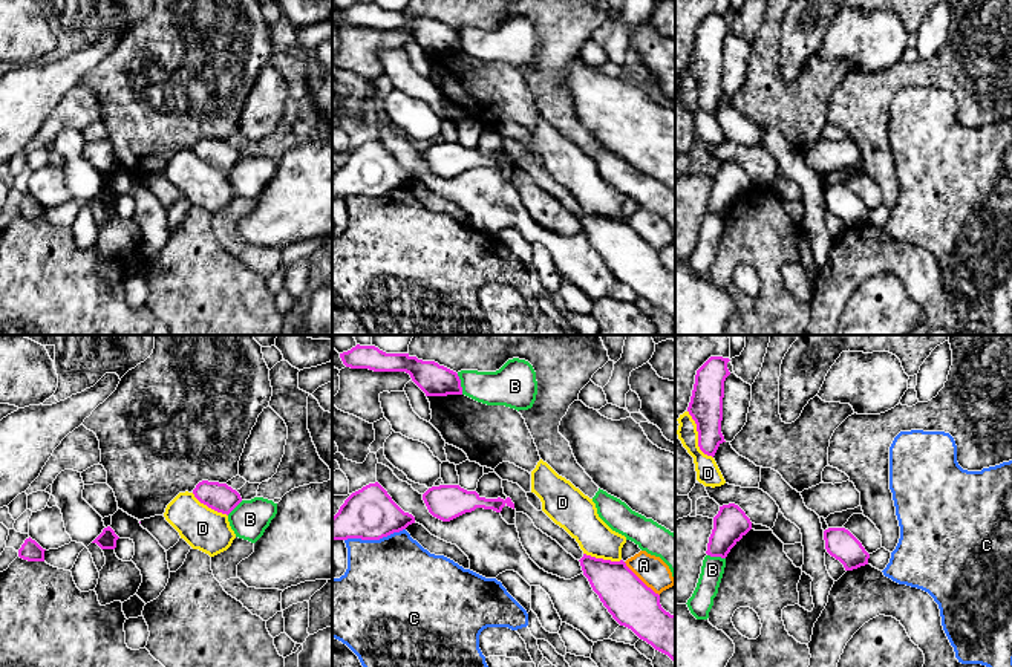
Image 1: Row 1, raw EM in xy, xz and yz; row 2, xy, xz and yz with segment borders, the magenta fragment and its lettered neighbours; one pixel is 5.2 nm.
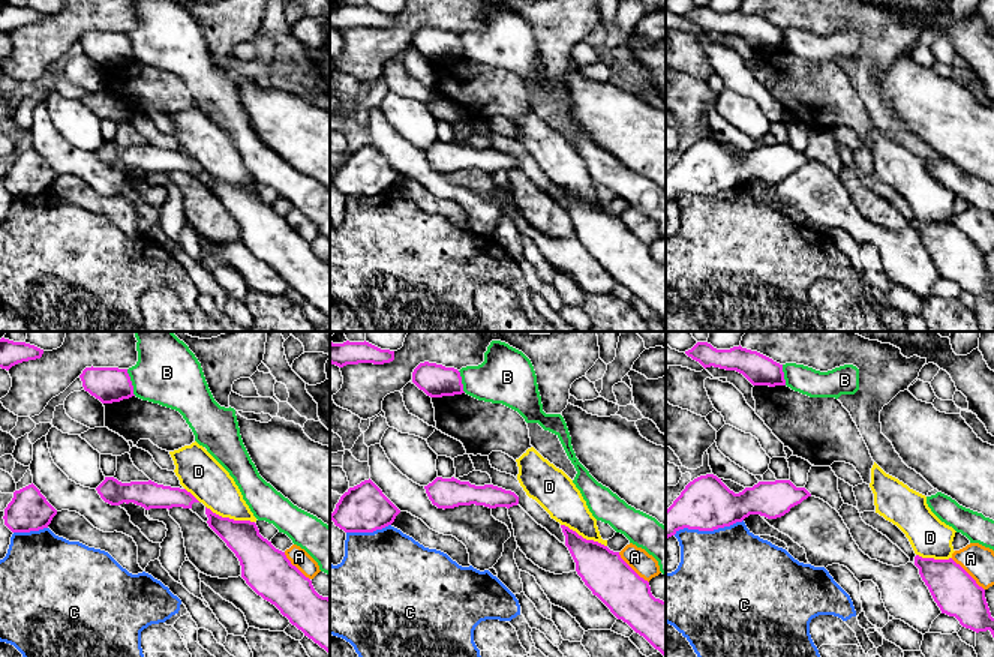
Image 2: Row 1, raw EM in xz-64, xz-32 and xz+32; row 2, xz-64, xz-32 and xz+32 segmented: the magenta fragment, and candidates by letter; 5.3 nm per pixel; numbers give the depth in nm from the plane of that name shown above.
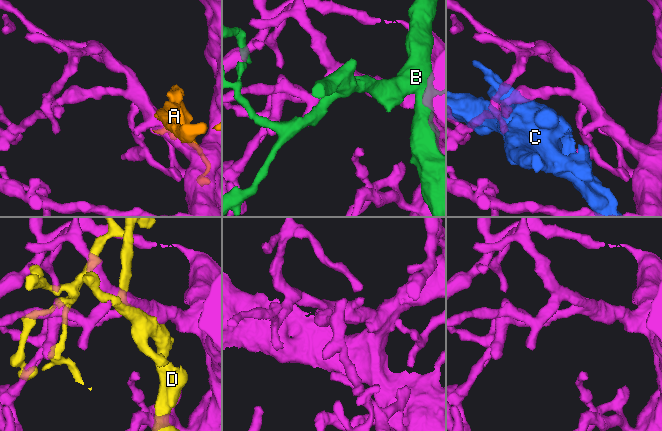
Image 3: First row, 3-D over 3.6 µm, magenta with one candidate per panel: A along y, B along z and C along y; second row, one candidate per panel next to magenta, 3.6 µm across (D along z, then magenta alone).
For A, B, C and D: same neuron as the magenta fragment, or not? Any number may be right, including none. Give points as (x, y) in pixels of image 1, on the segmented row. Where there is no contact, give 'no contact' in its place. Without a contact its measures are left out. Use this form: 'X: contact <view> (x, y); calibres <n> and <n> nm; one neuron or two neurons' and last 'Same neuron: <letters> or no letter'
A: contact xz (640, 580); calibres 240 and 160 nm; two neurons
B: contact xz (460, 384); calibres 170 and 200 nm; two neurons
C: contact xz (374, 539); calibres 280 and 480 nm; two neurons
D: contact xz (602, 559); calibres 240 and 200 nm; two neurons
Same neuron: no letter

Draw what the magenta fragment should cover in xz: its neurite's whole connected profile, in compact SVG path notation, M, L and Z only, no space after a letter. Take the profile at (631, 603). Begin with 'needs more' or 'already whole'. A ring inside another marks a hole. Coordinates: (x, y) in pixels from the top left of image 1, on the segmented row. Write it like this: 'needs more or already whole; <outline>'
already whole; M583 554L579 561L583 575L612 618L675 664L675 615L661 607L660 595L623 560L611 561Z

